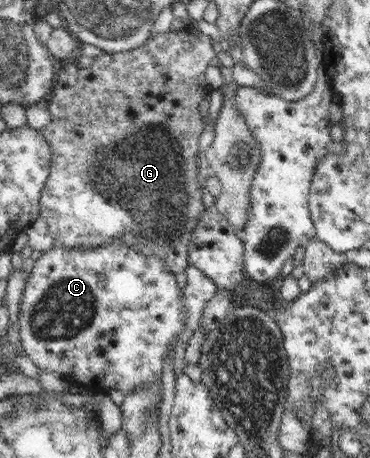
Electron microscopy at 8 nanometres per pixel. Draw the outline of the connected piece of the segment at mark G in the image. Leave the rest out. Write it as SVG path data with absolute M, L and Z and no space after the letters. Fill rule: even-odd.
M187 25L179 31L169 30L166 34L149 39L146 44L137 49L119 51L115 54L102 51L95 57L93 66L89 68L81 68L75 61L69 61L64 64L62 70L58 70L53 90L47 98L50 121L40 129L51 147L51 170L49 170L47 183L41 190L40 216L48 224L49 232L54 237L55 248L88 250L107 246L113 240L121 238L123 244L135 252L140 252L147 257L156 256L162 260L165 268L173 274L186 270L189 265L189 240L197 230L197 220L201 218L201 210L205 210L201 200L201 178L197 178L199 137L204 130L203 116L199 113L199 102L211 90L205 77L205 70L210 68L209 62L216 57L213 41L209 34L203 34L197 28ZM121 188L125 188L125 194L123 194L125 200L121 200L121 194L119 194Z

